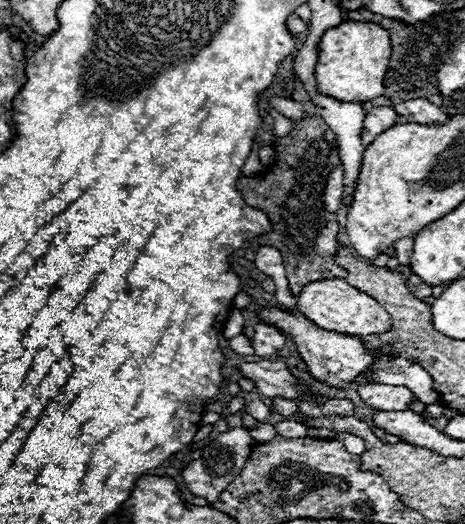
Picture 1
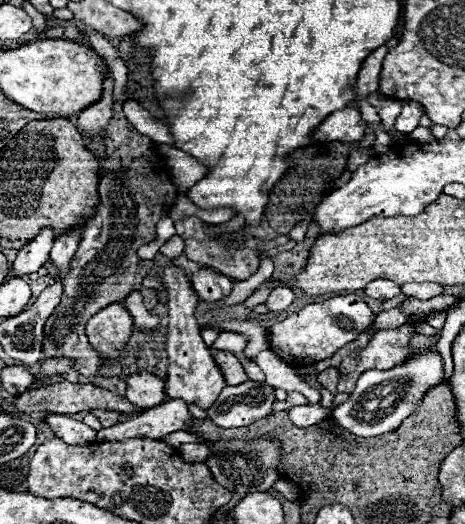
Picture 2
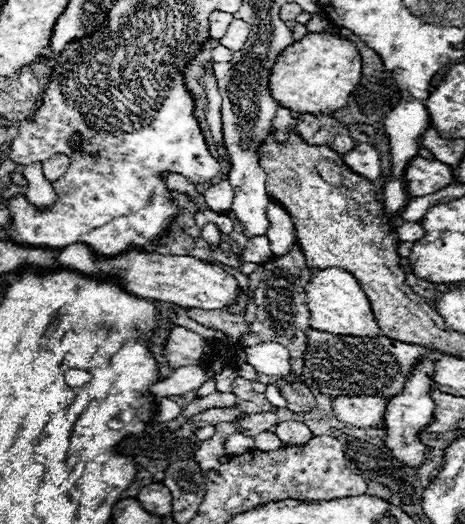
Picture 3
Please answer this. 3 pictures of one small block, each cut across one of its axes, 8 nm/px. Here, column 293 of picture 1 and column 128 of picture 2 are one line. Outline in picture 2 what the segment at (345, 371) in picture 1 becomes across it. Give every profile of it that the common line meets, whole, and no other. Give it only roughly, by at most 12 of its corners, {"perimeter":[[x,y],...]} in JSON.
{"perimeter":[[114,302],[88,320],[100,358],[114,360],[134,320]]}

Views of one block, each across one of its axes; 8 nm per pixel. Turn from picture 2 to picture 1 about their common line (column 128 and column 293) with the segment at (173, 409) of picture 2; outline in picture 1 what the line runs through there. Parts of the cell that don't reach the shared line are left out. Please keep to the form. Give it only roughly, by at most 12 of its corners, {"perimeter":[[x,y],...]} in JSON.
{"perimeter":[[292,418],[274,424],[286,438],[304,438],[308,428]]}

